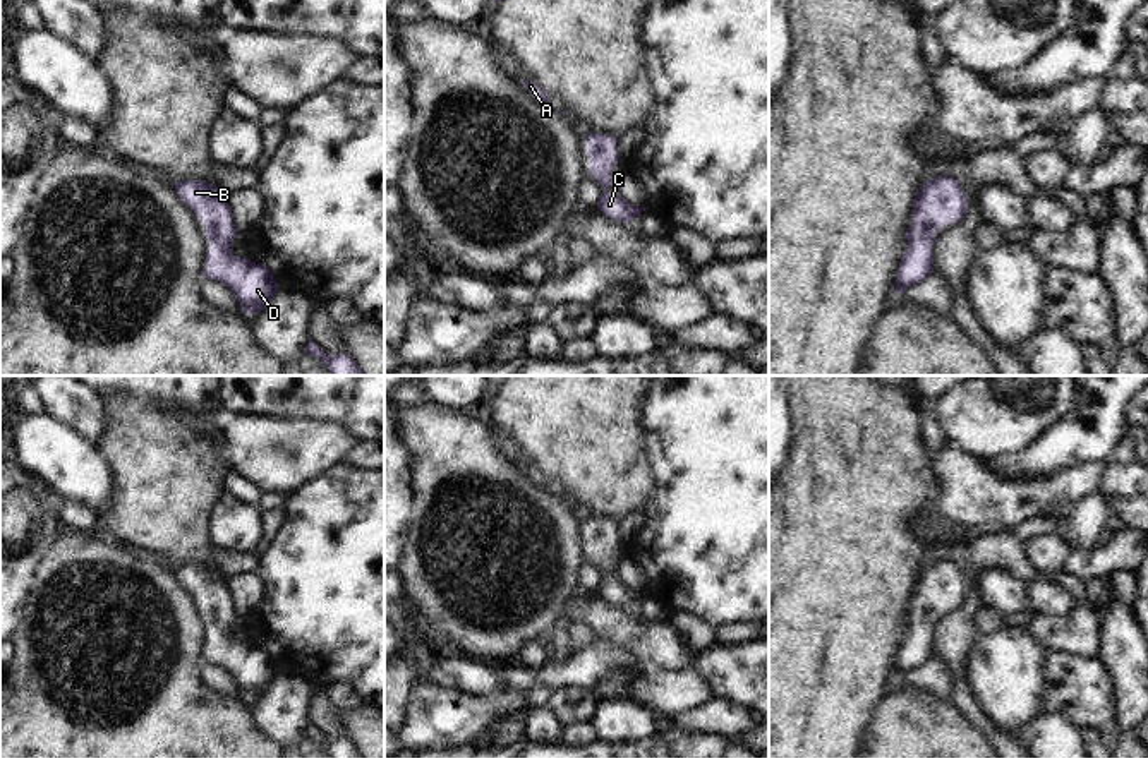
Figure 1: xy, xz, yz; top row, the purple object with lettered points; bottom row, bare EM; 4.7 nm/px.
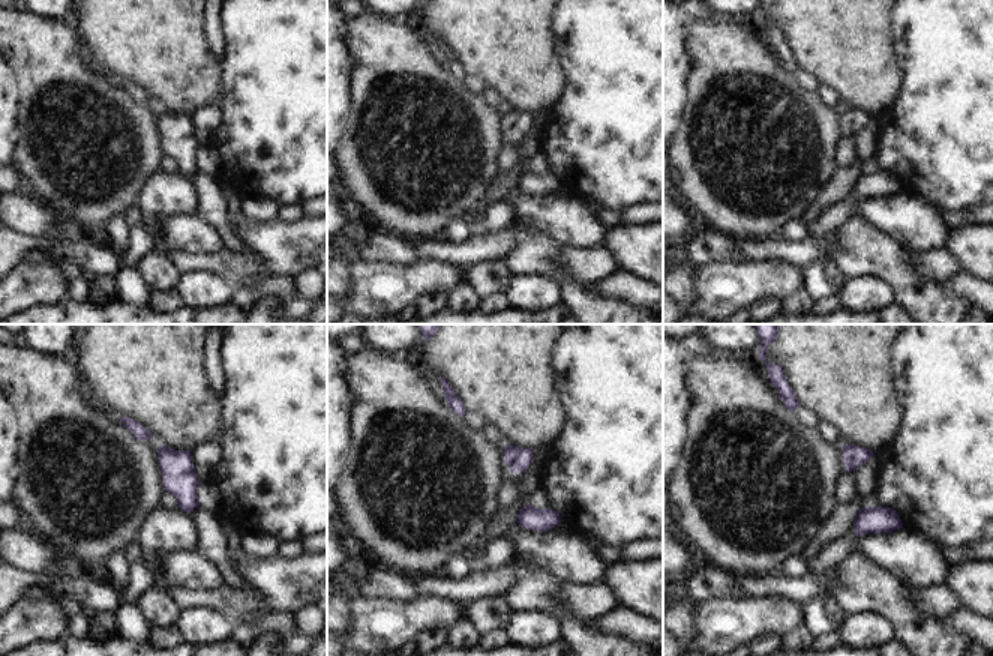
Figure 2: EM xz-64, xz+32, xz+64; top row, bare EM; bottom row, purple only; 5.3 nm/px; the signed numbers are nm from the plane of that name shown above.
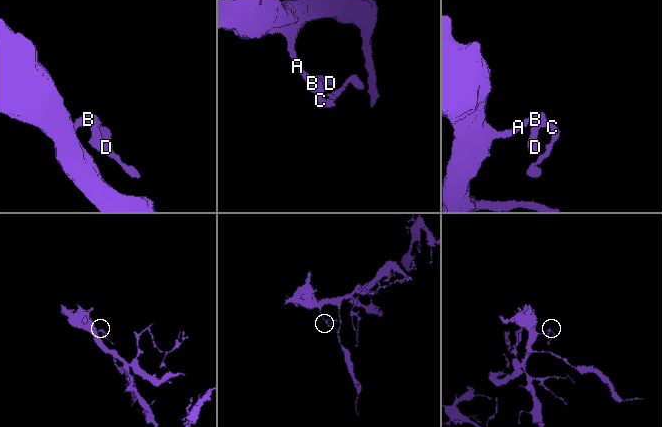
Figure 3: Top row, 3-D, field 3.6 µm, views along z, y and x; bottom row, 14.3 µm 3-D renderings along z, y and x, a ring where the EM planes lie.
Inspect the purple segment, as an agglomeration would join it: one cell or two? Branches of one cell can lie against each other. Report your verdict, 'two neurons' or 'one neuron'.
one neuron

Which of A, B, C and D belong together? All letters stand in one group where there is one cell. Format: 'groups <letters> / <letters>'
groups A B C D

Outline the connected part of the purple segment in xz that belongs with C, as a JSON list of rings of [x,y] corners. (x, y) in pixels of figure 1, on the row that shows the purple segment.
[[[587,132],[585,147],[589,158],[589,175],[592,175],[604,187],[604,192],[597,201],[599,211],[607,218],[613,218],[625,225],[631,218],[640,216],[642,211],[647,211],[645,206],[631,206],[618,190],[606,190],[609,185],[613,185],[613,182],[609,180],[609,171],[614,168],[618,161],[614,154],[616,135]]]

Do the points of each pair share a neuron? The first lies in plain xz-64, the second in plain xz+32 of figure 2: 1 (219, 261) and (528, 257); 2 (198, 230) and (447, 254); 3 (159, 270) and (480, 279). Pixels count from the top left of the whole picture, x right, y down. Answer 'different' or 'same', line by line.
1: different
2: same
3: same

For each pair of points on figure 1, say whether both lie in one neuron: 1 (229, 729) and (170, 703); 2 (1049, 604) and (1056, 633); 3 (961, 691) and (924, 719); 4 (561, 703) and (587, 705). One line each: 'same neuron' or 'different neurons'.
1: same neuron
2: different neurons
3: different neurons
4: same neuron

